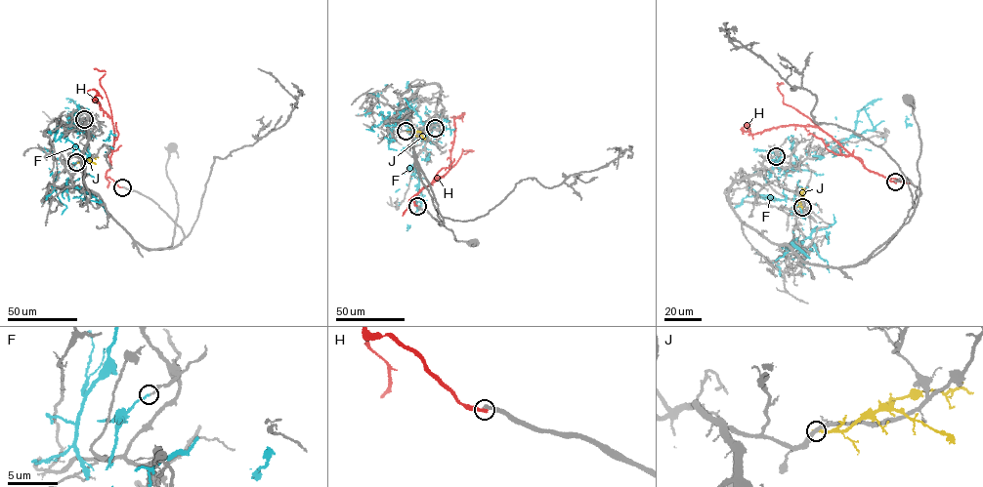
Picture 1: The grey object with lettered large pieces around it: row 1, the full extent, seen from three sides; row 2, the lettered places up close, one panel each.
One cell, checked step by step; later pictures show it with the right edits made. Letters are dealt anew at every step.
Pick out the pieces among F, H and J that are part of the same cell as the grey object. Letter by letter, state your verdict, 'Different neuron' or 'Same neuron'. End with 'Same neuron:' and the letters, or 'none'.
F: Different neuron
H: Different neuron
J: Different neuron
Same neuron: none

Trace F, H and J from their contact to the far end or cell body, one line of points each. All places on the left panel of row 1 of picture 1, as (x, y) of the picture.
F: (84, 119), (66, 187), (67, 196), (87, 201), (82, 187), (100, 201), (90, 200)
H: (122, 187), (106, 176), (113, 144), (111, 119), (92, 98), (98, 92), (94, 89), (83, 93)
J: (76, 162), (98, 157)

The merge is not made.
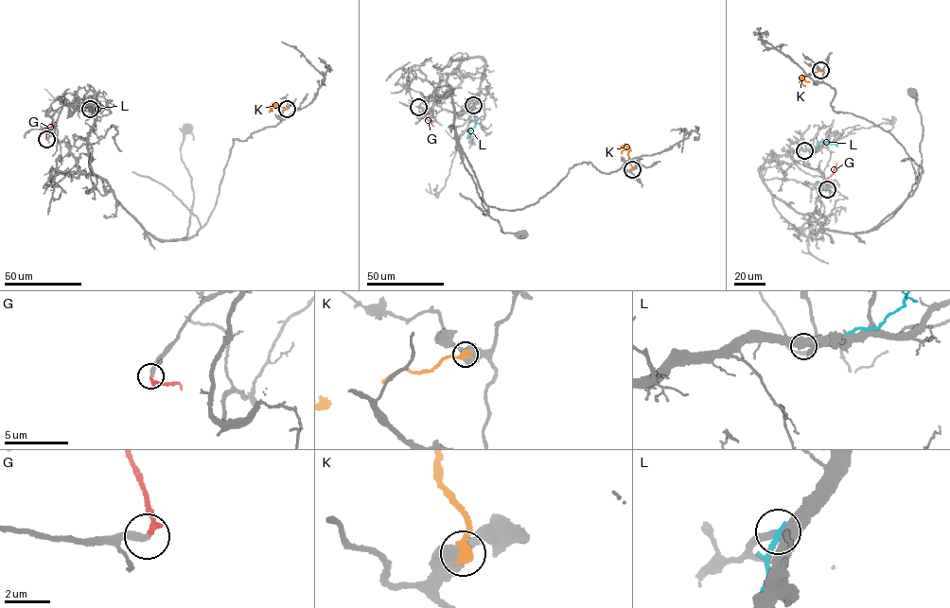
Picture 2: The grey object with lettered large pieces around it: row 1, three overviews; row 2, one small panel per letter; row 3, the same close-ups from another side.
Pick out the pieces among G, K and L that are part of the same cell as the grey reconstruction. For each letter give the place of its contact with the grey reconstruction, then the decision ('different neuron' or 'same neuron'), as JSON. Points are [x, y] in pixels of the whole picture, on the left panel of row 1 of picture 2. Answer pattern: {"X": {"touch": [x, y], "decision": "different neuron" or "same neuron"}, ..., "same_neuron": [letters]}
{"G": {"touch": [46, 139], "decision": "same neuron"}, "K": {"touch": [287, 109], "decision": "different neuron"}, "L": {"touch": [90, 109], "decision": "different neuron"}, "same_neuron": ["G"]}

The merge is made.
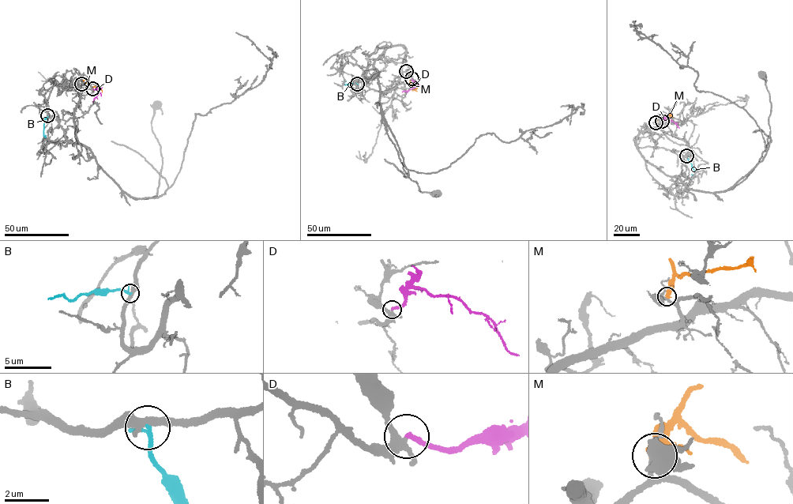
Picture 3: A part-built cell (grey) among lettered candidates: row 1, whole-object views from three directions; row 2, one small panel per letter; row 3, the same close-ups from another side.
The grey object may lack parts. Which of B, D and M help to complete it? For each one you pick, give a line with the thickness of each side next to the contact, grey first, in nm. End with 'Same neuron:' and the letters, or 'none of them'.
D: 280 nm thick on the grey side, 220 nm on the other
Same neuron: D

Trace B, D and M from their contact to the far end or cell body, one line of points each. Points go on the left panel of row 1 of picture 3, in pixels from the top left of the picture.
B: (47, 115), (43, 125), (45, 137)
D: (92, 88), (98, 88), (99, 92), (92, 101)
M: (81, 84), (83, 81), (91, 87), (97, 86), (102, 92)

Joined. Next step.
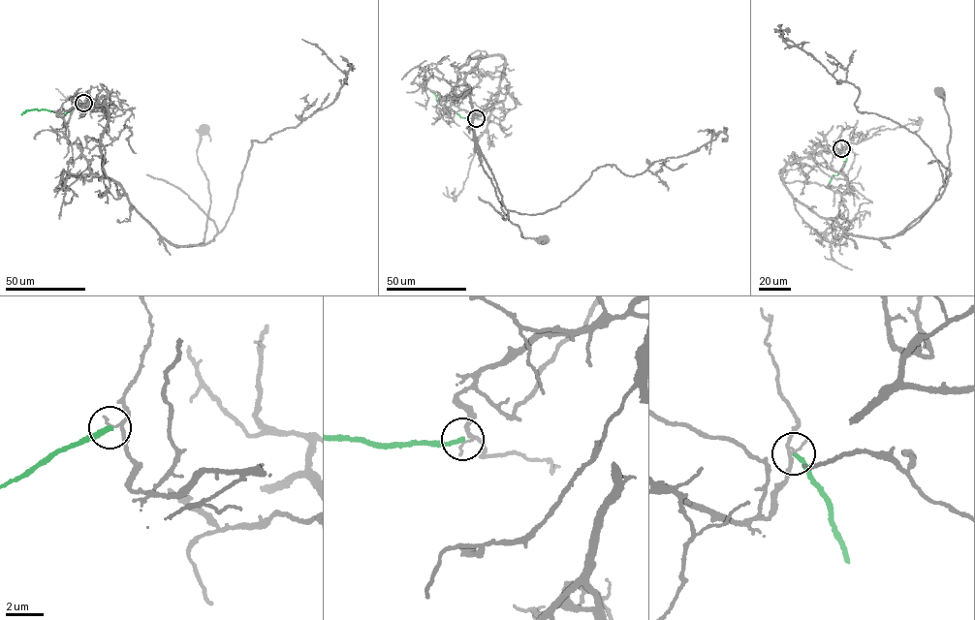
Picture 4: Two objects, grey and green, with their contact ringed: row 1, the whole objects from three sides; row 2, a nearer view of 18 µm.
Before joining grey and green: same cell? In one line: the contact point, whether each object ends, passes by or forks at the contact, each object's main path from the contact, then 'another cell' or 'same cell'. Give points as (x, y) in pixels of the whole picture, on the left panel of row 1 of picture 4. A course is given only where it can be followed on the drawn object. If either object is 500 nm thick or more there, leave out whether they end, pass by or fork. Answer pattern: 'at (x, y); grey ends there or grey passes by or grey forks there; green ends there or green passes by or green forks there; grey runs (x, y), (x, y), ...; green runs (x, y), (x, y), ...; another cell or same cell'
at (83, 103); grey passes by; green ends there; grey runs (83, 103), (109, 110), (100, 143), (104, 172), (176, 247), (204, 237), (210, 196), (197, 152), (204, 129); green runs (83, 103), (65, 113), (35, 108), (21, 114); another cell

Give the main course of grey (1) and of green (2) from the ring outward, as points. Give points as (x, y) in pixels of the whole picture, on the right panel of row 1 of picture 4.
1: (842, 148), (787, 165), (789, 193), (848, 232), (902, 234), (934, 201), (948, 169), (940, 90)
2: (841, 148), (846, 158), (837, 174), (833, 176), (831, 188)

